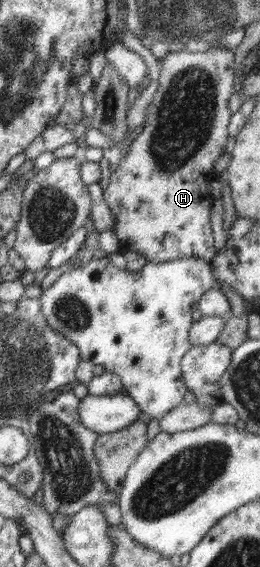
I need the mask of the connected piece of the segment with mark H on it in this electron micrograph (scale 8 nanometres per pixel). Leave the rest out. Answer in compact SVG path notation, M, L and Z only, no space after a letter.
M221 47L205 52L189 52L183 48L168 53L165 59L159 60L159 65L158 89L147 107L143 130L111 173L103 198L115 216L114 231L119 238L120 252L136 251L154 263L183 257L197 257L210 263L217 250L210 219L214 198L207 186L217 173L214 171L215 161L228 150L227 126L232 115L228 100L234 92L234 52Z

